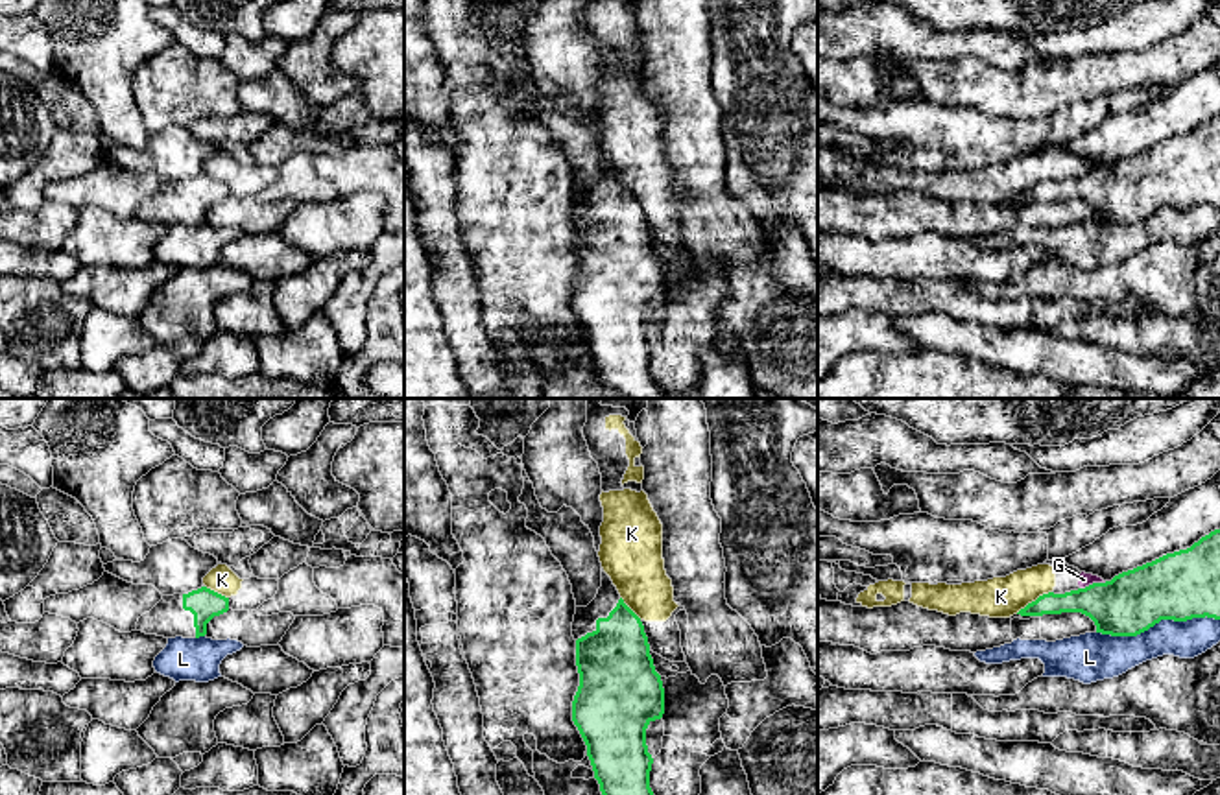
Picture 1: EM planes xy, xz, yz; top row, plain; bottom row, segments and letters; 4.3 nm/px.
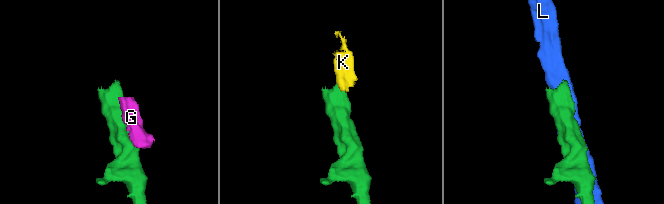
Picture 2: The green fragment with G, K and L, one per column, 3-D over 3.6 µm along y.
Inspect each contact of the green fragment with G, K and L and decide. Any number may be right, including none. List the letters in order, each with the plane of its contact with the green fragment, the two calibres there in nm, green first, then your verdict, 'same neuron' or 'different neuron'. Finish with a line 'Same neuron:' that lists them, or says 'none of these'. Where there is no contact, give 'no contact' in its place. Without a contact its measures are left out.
G: meets green in yz; 280 nm thick on the green side, 60 nm on the other; different neuron
K: meets green in yz; 120 nm thick on the green side, 180 nm on the other; different neuron
L: meets green in yz; 300 nm thick on the green side, 180 nm on the other; different neuron
Same neuron: none of these

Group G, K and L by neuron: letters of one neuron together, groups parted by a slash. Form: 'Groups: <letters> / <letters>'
Groups: G K / L

